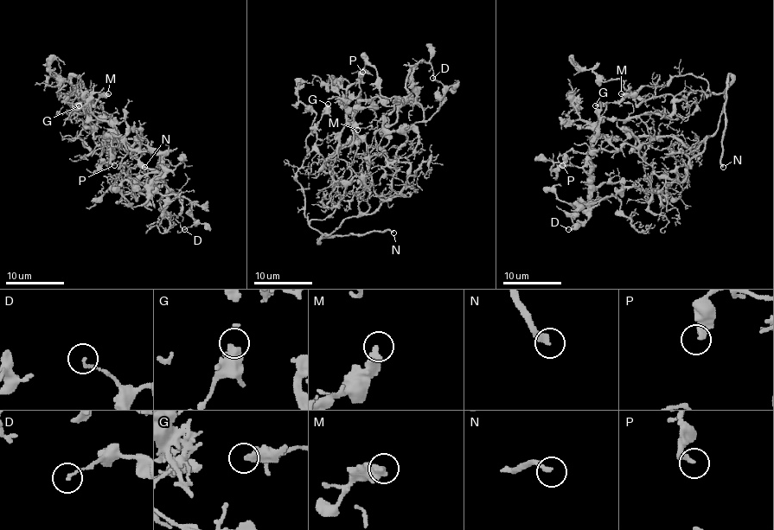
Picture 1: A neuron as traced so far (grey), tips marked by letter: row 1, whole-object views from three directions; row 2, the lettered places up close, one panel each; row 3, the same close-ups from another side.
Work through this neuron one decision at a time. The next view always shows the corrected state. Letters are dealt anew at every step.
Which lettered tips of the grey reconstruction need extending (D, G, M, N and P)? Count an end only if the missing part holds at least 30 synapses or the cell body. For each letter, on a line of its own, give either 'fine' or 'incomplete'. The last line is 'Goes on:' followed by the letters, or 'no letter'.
D: fine
G: fine
M: fine
N: incomplete
P: fine
Goes on: N

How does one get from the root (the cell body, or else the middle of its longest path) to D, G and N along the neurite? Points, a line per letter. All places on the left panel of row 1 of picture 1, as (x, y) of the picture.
D: (92, 133), (111, 137), (153, 181), (161, 174), (146, 172), (140, 190), (188, 200), (195, 223), (184, 229)
G: (92, 133), (79, 98), (61, 93), (86, 91), (83, 99), (67, 97), (79, 105)
N: (92, 133), (70, 76), (76, 76), (101, 104), (102, 112), (144, 167)

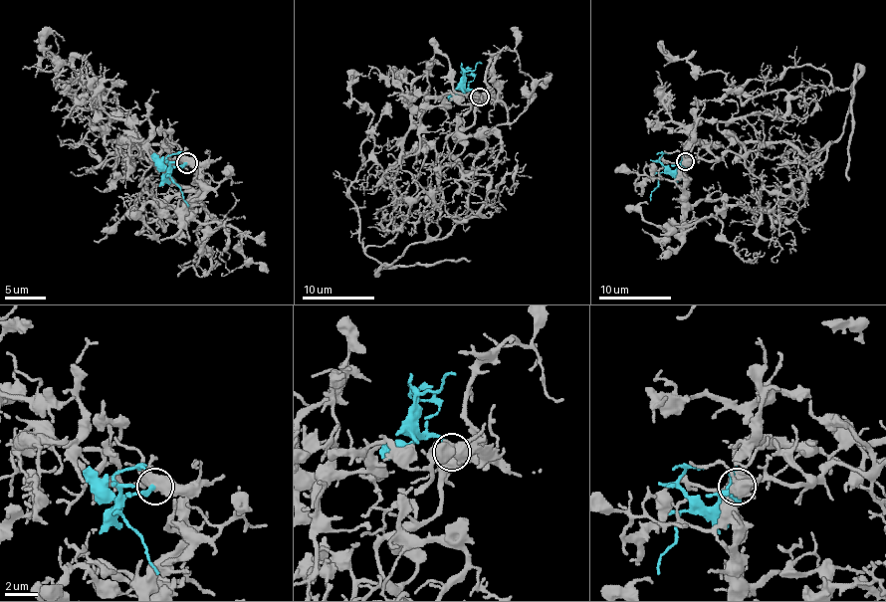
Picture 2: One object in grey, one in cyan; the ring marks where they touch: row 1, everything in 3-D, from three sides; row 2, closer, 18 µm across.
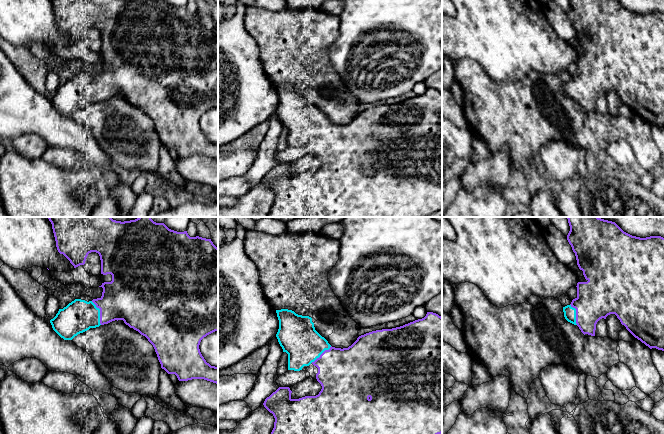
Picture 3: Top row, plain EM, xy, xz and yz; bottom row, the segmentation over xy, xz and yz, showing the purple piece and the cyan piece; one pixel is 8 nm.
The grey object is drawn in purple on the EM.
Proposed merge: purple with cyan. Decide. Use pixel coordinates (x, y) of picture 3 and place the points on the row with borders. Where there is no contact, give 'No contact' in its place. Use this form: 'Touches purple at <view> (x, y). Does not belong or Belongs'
Touches purple at xy (100, 313). Belongs

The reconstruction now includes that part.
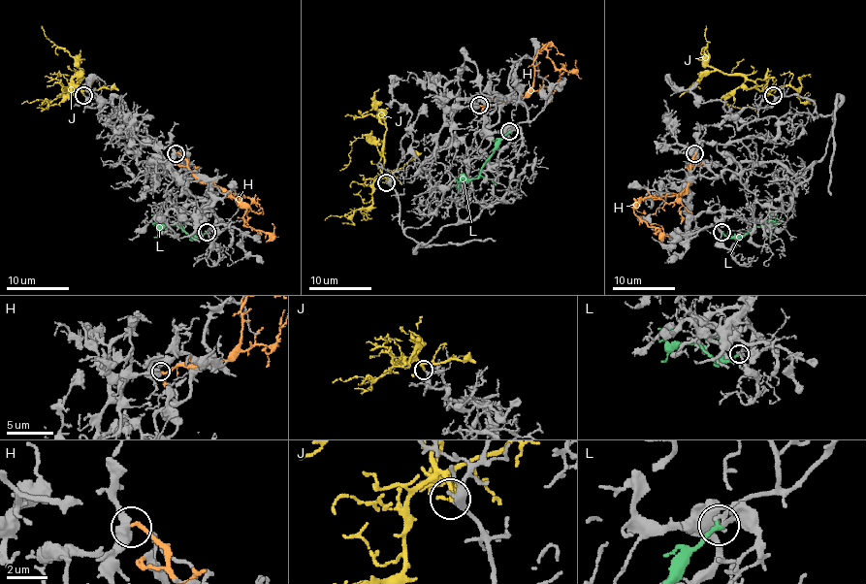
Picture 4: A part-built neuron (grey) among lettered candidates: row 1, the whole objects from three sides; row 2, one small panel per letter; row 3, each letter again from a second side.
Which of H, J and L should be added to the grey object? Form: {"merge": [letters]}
{"merge": ["J"]}

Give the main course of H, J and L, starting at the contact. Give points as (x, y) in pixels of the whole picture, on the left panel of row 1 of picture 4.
H: (176, 153), (200, 181), (218, 185), (245, 210), (243, 223), (253, 229), (273, 231), (273, 224)
J: (83, 95), (77, 84), (83, 72), (66, 51), (50, 42), (41, 26)
L: (207, 232), (194, 237), (177, 226), (160, 226), (156, 218)

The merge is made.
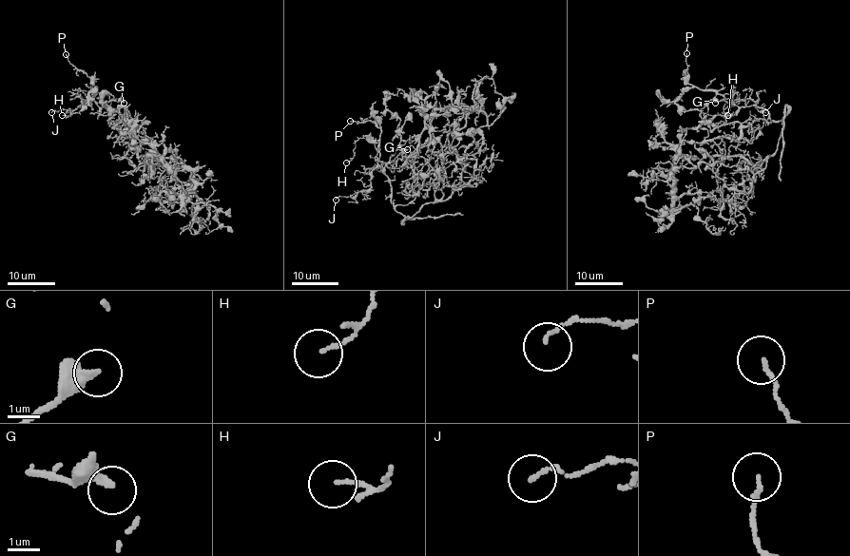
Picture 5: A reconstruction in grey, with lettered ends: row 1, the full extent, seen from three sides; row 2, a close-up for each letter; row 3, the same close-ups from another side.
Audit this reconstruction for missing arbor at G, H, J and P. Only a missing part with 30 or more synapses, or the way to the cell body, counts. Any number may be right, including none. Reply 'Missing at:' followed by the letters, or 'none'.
Missing at: none

